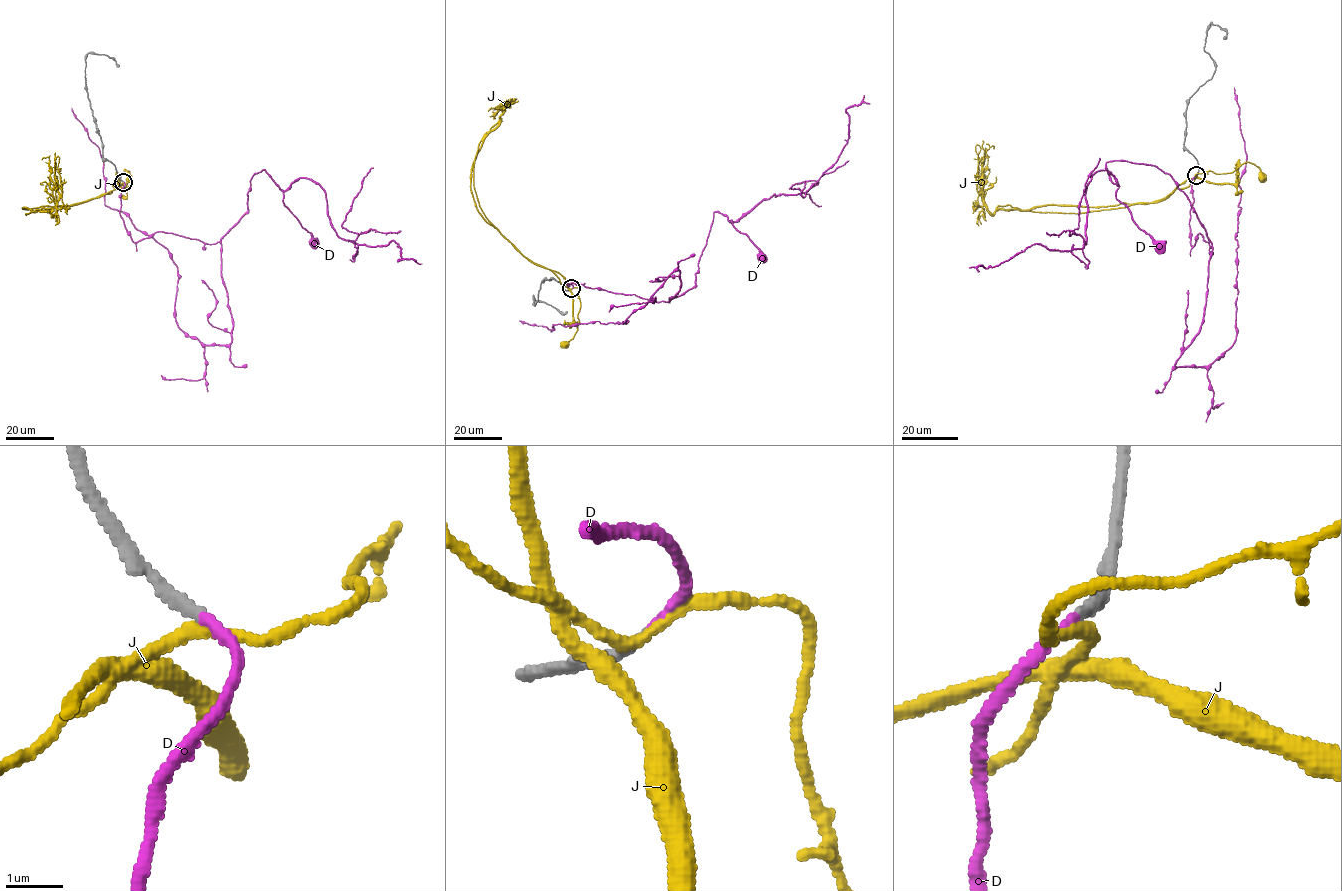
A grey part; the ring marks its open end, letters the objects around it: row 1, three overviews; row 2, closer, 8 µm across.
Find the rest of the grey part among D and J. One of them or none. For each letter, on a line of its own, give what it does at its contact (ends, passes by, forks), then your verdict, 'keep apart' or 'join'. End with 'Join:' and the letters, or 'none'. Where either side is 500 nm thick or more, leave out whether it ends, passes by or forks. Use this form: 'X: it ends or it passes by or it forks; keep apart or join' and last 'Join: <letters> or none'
D: it ends; join
J: it passes by; keep apart
Join: D

